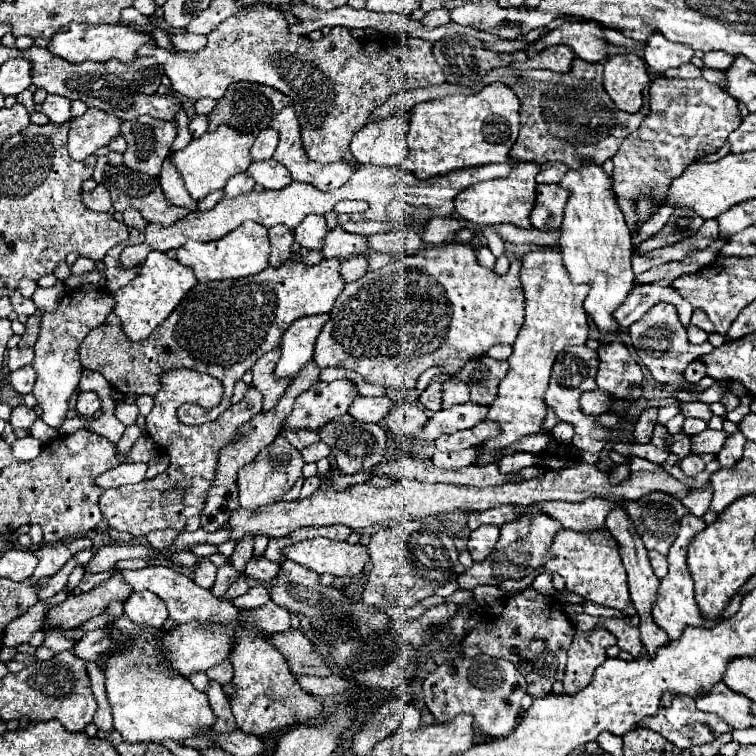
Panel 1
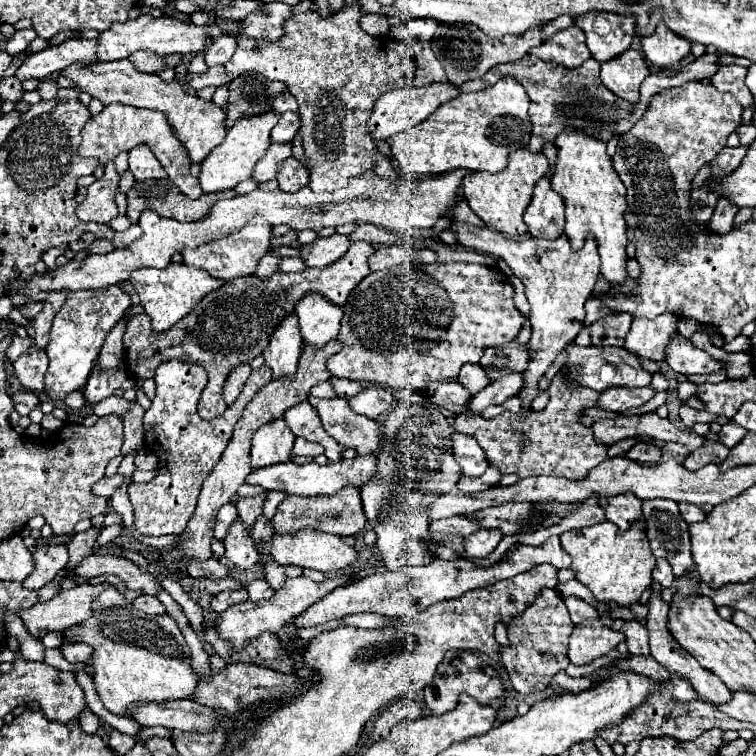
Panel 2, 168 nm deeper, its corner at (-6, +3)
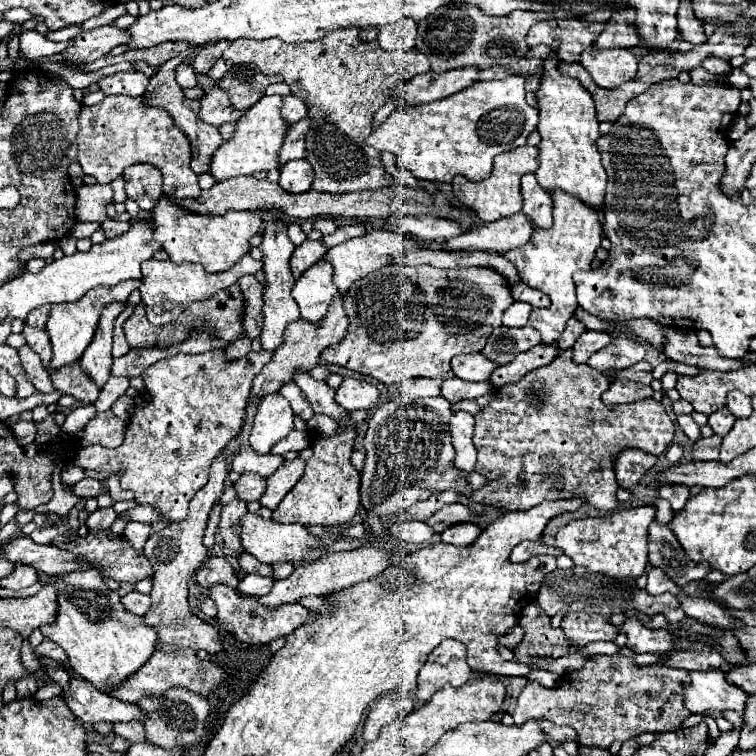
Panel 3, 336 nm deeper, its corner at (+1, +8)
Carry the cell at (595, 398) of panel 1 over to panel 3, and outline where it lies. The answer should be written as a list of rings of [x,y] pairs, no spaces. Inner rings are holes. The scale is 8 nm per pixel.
[[[615,380],[603,392],[601,400],[607,406],[613,406],[613,404],[627,404],[627,402],[645,400],[651,394],[653,394],[651,386],[645,386],[645,384],[639,384],[639,382],[631,382],[631,380]]]

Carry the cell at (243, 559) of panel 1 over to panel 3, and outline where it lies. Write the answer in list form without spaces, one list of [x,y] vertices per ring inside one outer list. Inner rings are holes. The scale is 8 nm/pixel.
[[[243,474],[233,486],[235,486],[239,500],[257,502],[257,500],[261,500],[261,496],[265,492],[265,478],[257,476],[257,474]]]

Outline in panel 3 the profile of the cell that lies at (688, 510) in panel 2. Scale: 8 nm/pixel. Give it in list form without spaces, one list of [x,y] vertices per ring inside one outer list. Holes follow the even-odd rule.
[[[665,486],[659,490],[659,496],[665,498],[675,512],[681,512],[685,508],[685,502],[689,500],[689,488],[687,486]]]

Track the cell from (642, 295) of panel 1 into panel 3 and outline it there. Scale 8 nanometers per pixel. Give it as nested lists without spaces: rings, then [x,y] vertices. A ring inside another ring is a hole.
[[[585,330],[579,338],[577,338],[577,342],[575,342],[575,346],[573,346],[573,360],[575,362],[587,362],[587,358],[593,354],[593,352],[597,352],[597,350],[601,350],[605,344],[609,344],[613,340],[613,336],[611,334],[607,334],[607,332],[597,332],[597,330]]]

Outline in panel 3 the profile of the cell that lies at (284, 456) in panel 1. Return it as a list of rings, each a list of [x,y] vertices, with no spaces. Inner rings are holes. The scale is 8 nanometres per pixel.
[[[279,392],[265,396],[265,400],[259,402],[257,414],[253,418],[249,446],[255,452],[269,454],[273,444],[277,444],[293,430],[293,420],[295,420],[295,414],[289,402]]]

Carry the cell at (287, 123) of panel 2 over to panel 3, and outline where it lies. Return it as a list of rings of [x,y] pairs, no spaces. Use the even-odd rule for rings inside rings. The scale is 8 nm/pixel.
[[[289,94],[289,96],[283,98],[281,116],[283,116],[283,120],[291,126],[291,124],[295,124],[297,120],[303,120],[303,118],[307,116],[307,106],[305,106],[299,98],[295,98],[295,96]]]

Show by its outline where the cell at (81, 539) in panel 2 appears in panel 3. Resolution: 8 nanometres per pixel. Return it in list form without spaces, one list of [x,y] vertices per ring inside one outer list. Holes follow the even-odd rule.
[[[101,508],[87,518],[85,526],[87,528],[97,528],[97,530],[109,530],[111,524],[115,522],[115,518],[117,518],[117,512],[113,512],[113,508]]]

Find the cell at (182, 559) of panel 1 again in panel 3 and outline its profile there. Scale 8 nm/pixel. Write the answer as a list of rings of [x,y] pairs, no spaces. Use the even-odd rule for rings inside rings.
[[[211,556],[203,568],[197,570],[195,580],[203,586],[203,588],[211,588],[215,584],[231,584],[233,588],[237,588],[239,578],[233,570],[233,566],[227,562],[227,558],[219,558],[219,556]]]

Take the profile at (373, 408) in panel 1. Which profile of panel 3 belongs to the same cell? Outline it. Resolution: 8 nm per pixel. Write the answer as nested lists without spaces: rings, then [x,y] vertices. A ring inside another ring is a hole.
[[[345,378],[337,388],[335,400],[345,410],[371,410],[379,404],[379,390],[367,380],[361,378]]]

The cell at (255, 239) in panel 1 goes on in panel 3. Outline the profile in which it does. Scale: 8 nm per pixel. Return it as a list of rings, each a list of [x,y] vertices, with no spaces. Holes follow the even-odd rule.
[[[159,198],[153,208],[155,220],[155,240],[163,246],[169,258],[177,264],[181,262],[197,262],[207,272],[223,272],[229,270],[241,256],[245,256],[251,248],[249,238],[261,232],[263,220],[257,212],[227,212],[223,216],[199,216],[187,210],[181,210],[167,198]]]

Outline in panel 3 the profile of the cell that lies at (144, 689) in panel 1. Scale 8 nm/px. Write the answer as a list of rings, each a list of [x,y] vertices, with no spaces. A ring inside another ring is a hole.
[[[97,570],[53,576],[49,582],[57,588],[59,612],[57,620],[41,632],[67,652],[69,666],[97,690],[115,690],[157,652],[155,628],[149,628],[143,616],[125,610],[119,594],[105,586]]]

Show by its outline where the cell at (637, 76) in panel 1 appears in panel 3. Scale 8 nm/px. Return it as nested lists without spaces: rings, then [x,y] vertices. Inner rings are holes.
[[[593,46],[581,54],[579,60],[585,70],[591,74],[597,86],[601,88],[617,88],[637,74],[637,60],[627,48],[615,50],[595,50]]]

